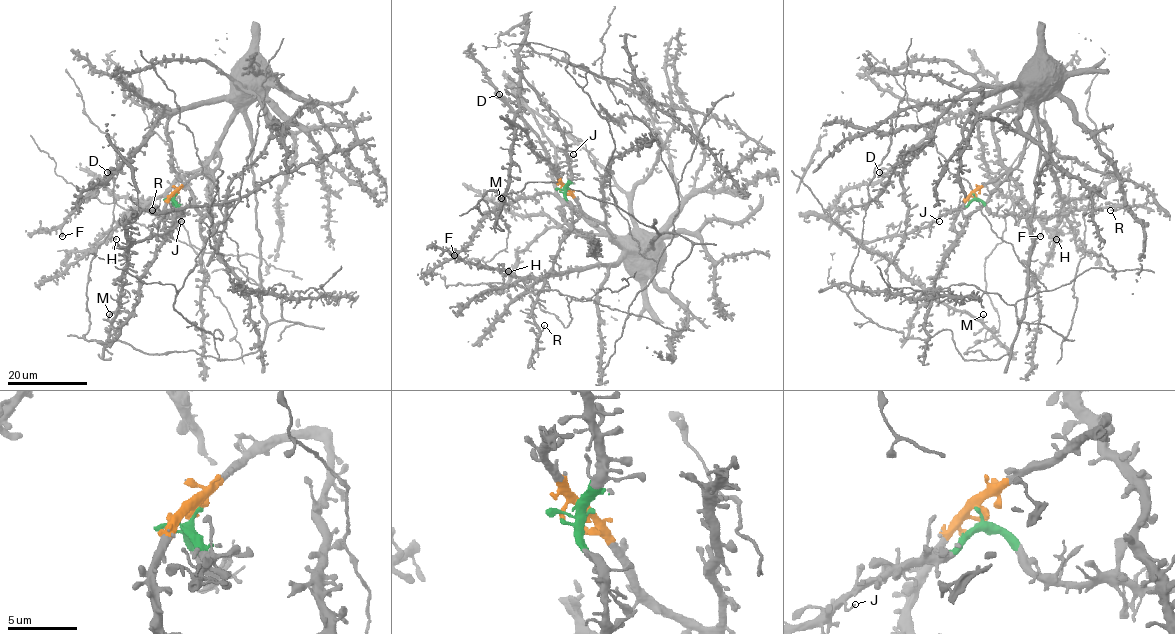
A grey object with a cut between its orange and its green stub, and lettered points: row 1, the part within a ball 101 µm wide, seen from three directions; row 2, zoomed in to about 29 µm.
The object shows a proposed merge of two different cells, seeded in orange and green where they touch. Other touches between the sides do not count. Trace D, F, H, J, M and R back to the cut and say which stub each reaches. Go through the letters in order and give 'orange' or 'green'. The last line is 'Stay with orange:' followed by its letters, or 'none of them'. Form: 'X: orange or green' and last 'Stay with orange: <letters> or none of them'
D: orange
F: orange
H: orange
J: green
M: green
R: green
Stay with orange: D, F, H

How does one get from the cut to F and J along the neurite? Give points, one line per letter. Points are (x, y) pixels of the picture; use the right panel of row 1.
F: (974, 195), (1019, 163), (1034, 115), (1023, 101), (988, 111), (979, 142), (988, 177), (1033, 211), (1040, 236)
J: (974, 195), (964, 206), (949, 209), (936, 221), (939, 221)

